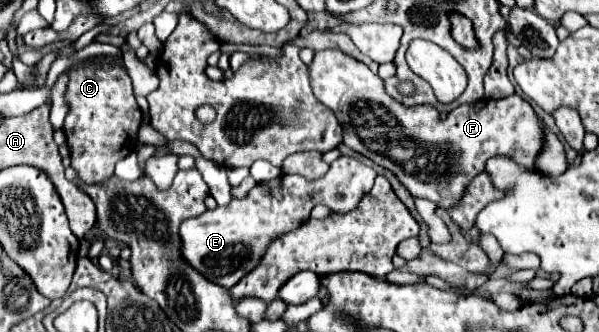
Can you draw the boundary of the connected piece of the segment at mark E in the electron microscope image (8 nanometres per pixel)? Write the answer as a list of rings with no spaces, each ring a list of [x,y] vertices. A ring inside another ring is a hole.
[[[339,157],[331,163],[329,173],[317,181],[305,181],[299,175],[281,175],[273,181],[259,183],[247,193],[247,197],[233,199],[227,207],[217,207],[199,217],[185,219],[179,227],[181,257],[203,277],[209,277],[209,281],[221,287],[231,287],[253,269],[255,261],[275,237],[305,223],[317,203],[327,205],[337,213],[355,209],[359,199],[373,187],[375,175],[377,173],[371,167],[357,159]]]

